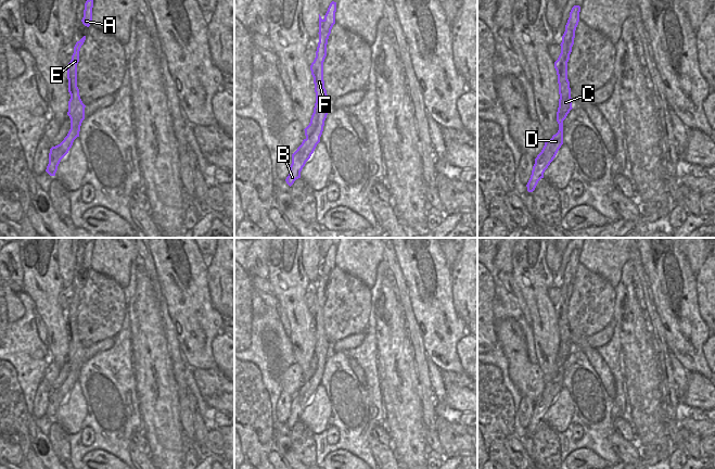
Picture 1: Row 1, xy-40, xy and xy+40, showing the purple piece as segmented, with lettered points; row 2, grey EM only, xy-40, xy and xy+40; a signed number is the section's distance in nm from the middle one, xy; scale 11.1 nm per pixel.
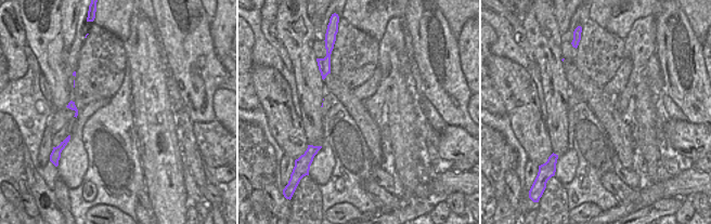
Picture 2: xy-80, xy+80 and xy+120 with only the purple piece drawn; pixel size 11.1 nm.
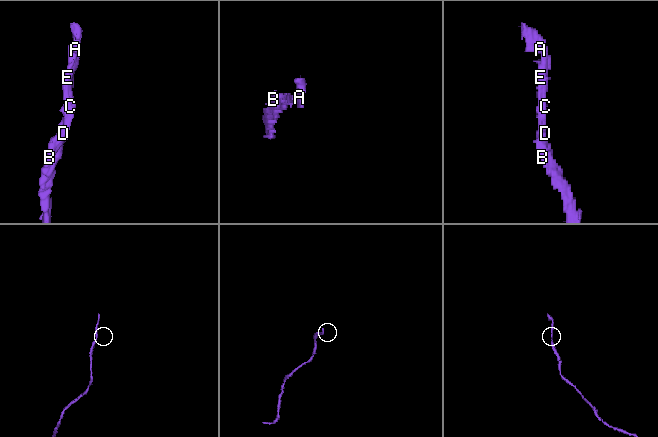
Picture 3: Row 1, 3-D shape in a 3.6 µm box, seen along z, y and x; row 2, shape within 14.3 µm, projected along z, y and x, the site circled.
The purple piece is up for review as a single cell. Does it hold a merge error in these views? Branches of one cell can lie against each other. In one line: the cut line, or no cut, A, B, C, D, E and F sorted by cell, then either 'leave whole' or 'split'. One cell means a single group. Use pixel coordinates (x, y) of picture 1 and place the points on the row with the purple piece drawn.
no cut | A B C D E F | leave whole

